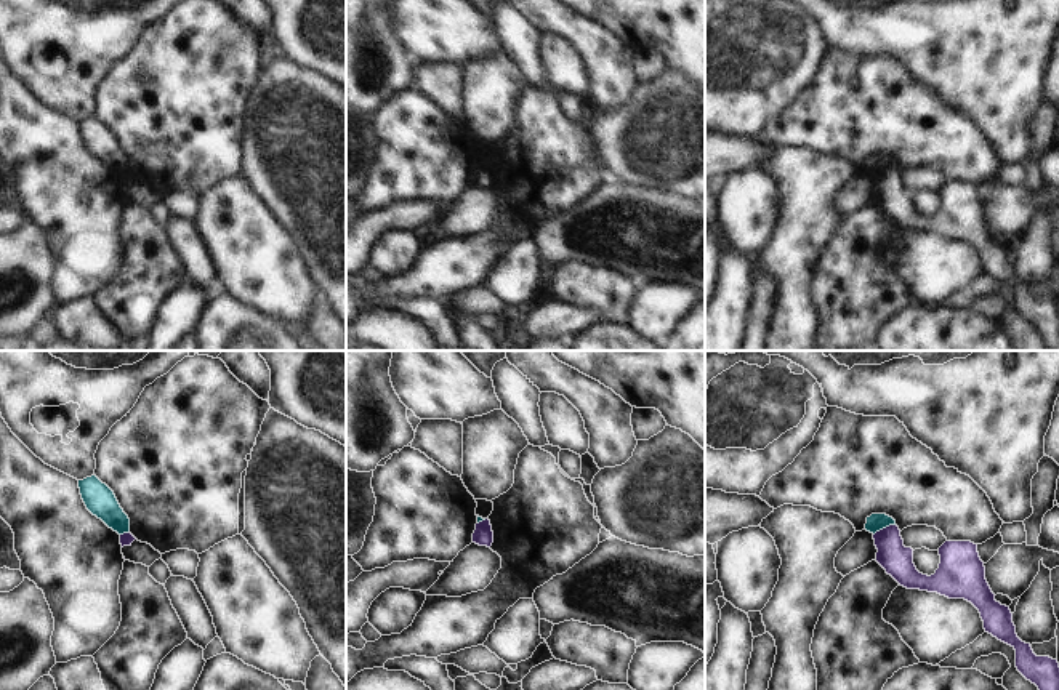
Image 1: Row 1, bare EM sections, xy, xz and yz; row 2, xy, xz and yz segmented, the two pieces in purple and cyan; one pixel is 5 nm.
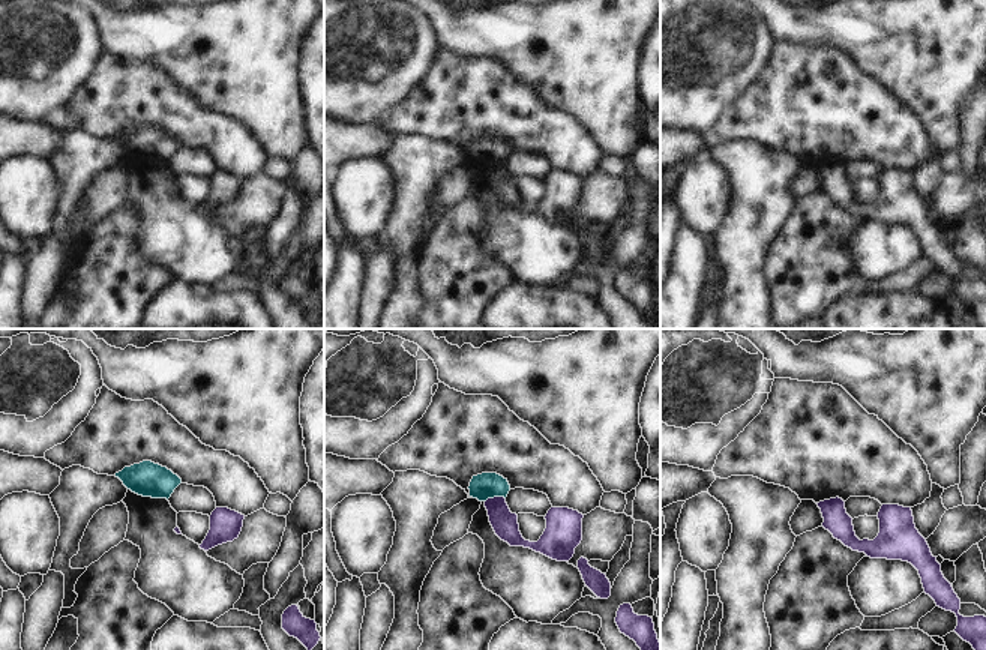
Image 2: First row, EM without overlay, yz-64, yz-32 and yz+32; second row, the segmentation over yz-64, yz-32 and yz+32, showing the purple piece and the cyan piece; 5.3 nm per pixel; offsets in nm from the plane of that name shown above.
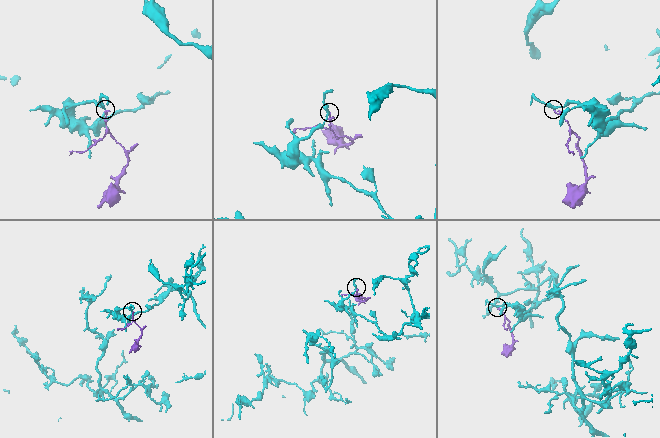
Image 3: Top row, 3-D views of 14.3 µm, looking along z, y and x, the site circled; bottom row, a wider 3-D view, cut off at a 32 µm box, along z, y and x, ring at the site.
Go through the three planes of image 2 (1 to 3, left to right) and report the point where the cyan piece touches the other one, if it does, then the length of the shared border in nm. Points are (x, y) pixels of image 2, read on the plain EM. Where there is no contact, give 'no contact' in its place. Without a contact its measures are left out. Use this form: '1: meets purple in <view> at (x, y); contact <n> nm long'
1: no contact
2: meets purple in yz-32 at (494, 161); contact 110 nm long
3: no contact

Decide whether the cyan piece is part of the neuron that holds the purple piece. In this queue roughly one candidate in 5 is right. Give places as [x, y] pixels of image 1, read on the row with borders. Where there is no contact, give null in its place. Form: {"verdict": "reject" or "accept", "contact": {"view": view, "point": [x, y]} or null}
{"verdict": "reject", "contact": {"view": "yz", "point": [883, 529]}}

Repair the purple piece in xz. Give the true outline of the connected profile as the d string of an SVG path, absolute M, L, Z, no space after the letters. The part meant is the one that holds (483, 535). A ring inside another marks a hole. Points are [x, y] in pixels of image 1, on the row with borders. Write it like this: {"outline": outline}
{"outline": "M489 519L476 524L476 530L473 533L473 543L476 543L479 546L487 546L487 548L492 546L492 543L493 543L493 532L492 532L492 525L490 525Z"}

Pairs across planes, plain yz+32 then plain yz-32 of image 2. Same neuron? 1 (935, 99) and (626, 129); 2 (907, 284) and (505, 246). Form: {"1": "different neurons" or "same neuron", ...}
{"1": "same neuron", "2": "different neurons"}

